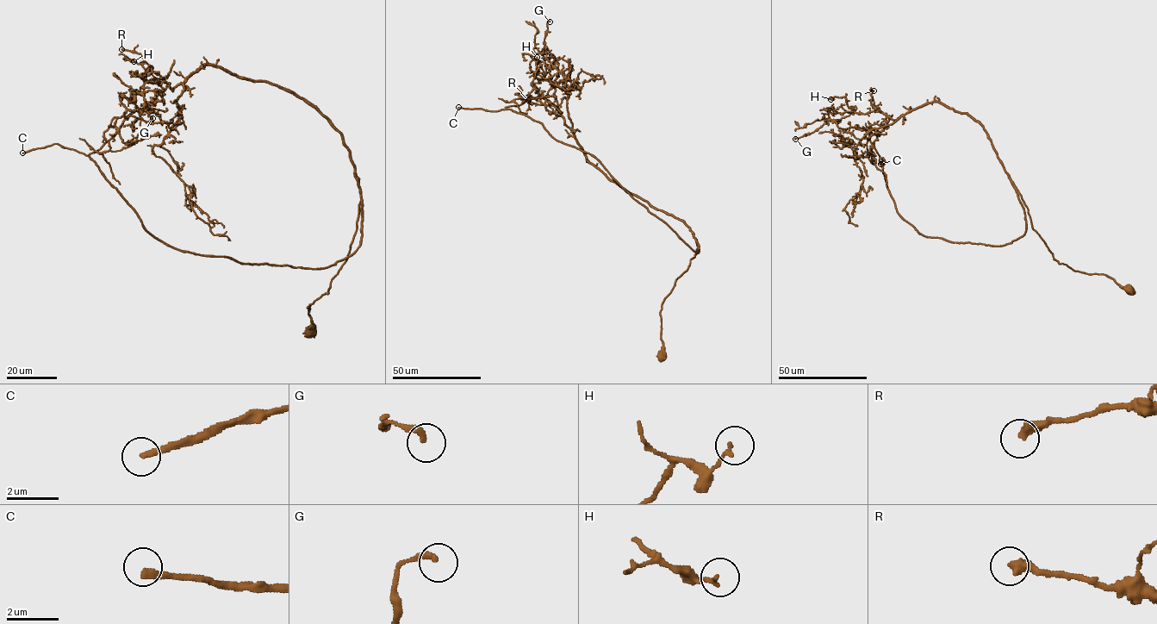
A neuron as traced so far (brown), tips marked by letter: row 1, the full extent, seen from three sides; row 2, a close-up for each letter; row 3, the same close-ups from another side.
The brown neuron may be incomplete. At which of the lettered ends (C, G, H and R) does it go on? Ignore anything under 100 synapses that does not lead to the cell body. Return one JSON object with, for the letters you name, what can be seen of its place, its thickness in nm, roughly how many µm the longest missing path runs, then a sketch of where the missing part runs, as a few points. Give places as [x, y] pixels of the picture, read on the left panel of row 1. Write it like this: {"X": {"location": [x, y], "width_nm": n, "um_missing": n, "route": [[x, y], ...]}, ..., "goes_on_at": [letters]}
{"C": {"location": [22, 152], "width_nm": 280, "um_missing": 150}, "goes_on_at": ["C"]}

